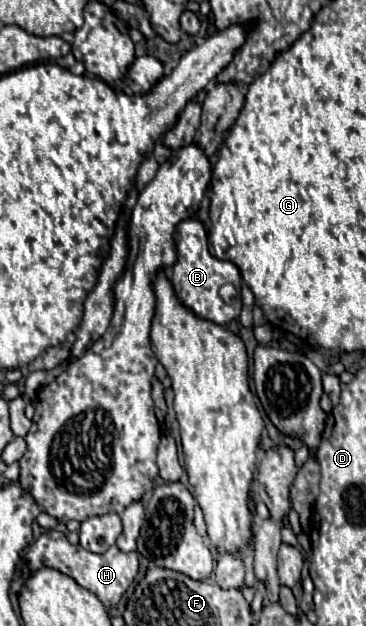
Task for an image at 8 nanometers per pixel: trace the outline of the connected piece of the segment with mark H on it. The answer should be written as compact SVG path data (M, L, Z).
M46 531L46 533L42 533L36 539L36 543L30 547L26 559L28 559L30 571L36 571L40 567L52 567L52 569L62 571L64 575L70 575L78 585L82 585L84 589L92 591L104 603L104 607L118 605L118 601L124 595L124 591L136 579L138 567L140 567L138 565L140 555L136 551L122 553L114 545L104 555L90 553L84 547L80 547L80 545L70 545L70 541L66 539L66 535L60 533L60 531Z

